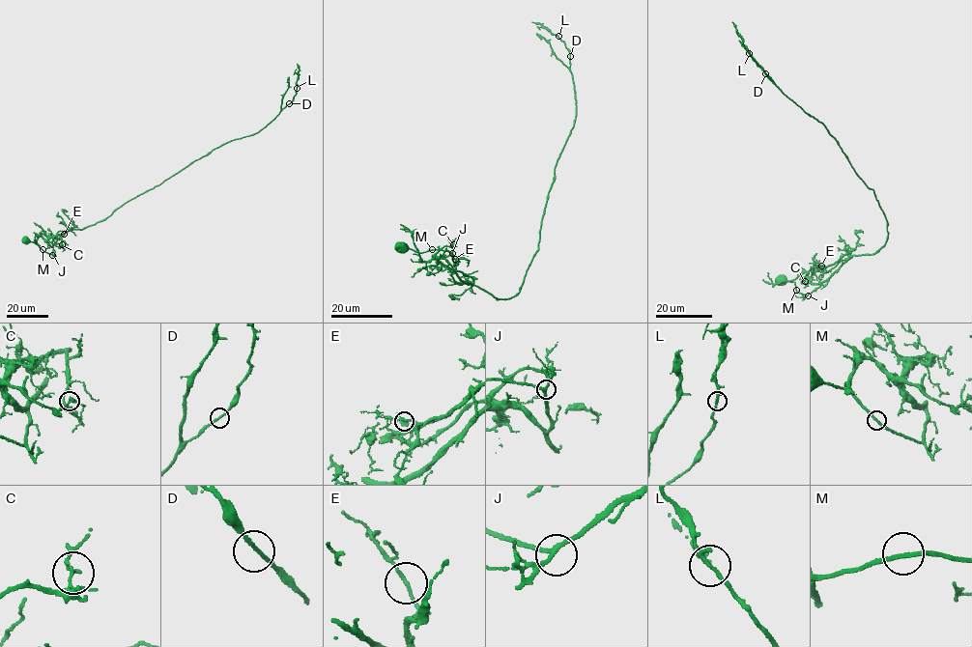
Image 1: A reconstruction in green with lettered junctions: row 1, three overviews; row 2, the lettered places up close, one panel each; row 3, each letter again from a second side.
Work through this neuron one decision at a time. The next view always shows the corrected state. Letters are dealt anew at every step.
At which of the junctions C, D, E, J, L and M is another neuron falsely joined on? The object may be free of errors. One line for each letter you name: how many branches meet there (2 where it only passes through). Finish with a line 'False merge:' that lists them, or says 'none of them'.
False merge: none of them

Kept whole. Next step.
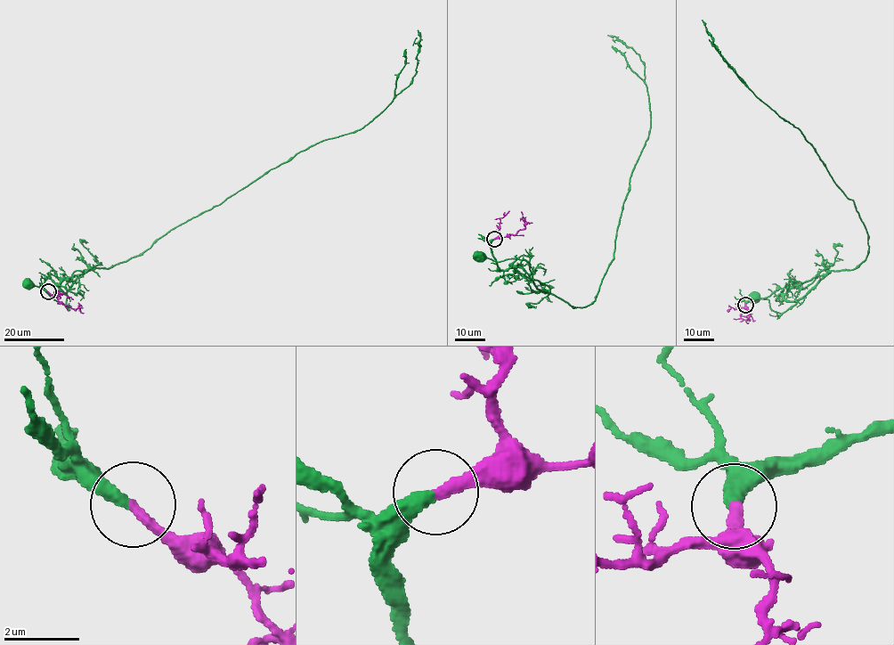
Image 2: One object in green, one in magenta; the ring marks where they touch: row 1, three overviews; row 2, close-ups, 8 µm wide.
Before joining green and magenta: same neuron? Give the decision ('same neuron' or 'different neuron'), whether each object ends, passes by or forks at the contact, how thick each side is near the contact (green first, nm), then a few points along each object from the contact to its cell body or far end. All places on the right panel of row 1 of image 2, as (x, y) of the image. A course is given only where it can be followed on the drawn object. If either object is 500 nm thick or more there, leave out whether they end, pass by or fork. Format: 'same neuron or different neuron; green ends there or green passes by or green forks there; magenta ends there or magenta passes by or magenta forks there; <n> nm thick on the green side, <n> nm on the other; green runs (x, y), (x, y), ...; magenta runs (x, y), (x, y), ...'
same neuron; green ends there; magenta ends there; 400 nm thick on the green side, 280 nm on the other; green runs (744, 305), (758, 298), (766, 298), (756, 300), (753, 297); magenta runs (745, 305), (751, 315), (749, 320), (734, 319)

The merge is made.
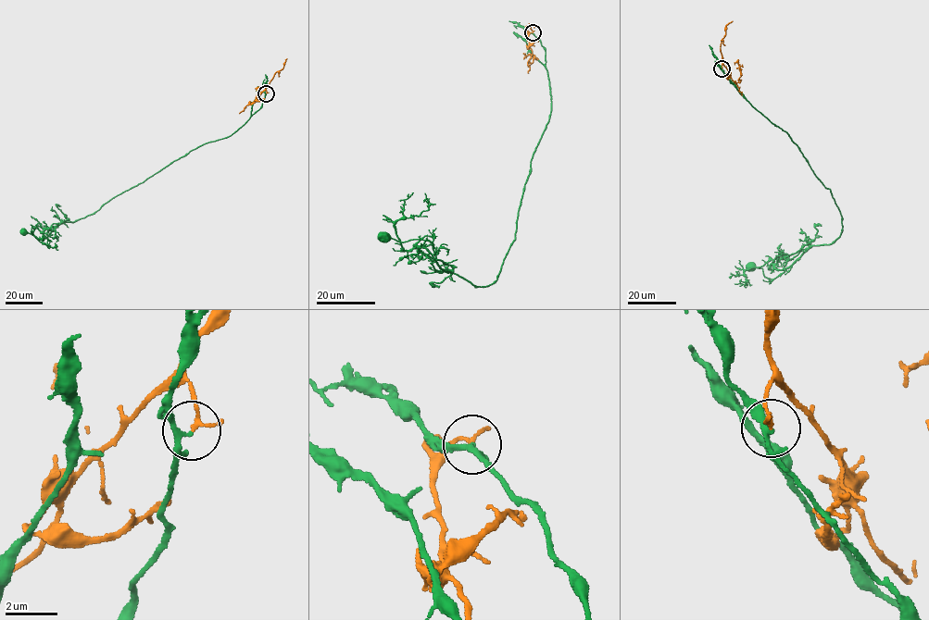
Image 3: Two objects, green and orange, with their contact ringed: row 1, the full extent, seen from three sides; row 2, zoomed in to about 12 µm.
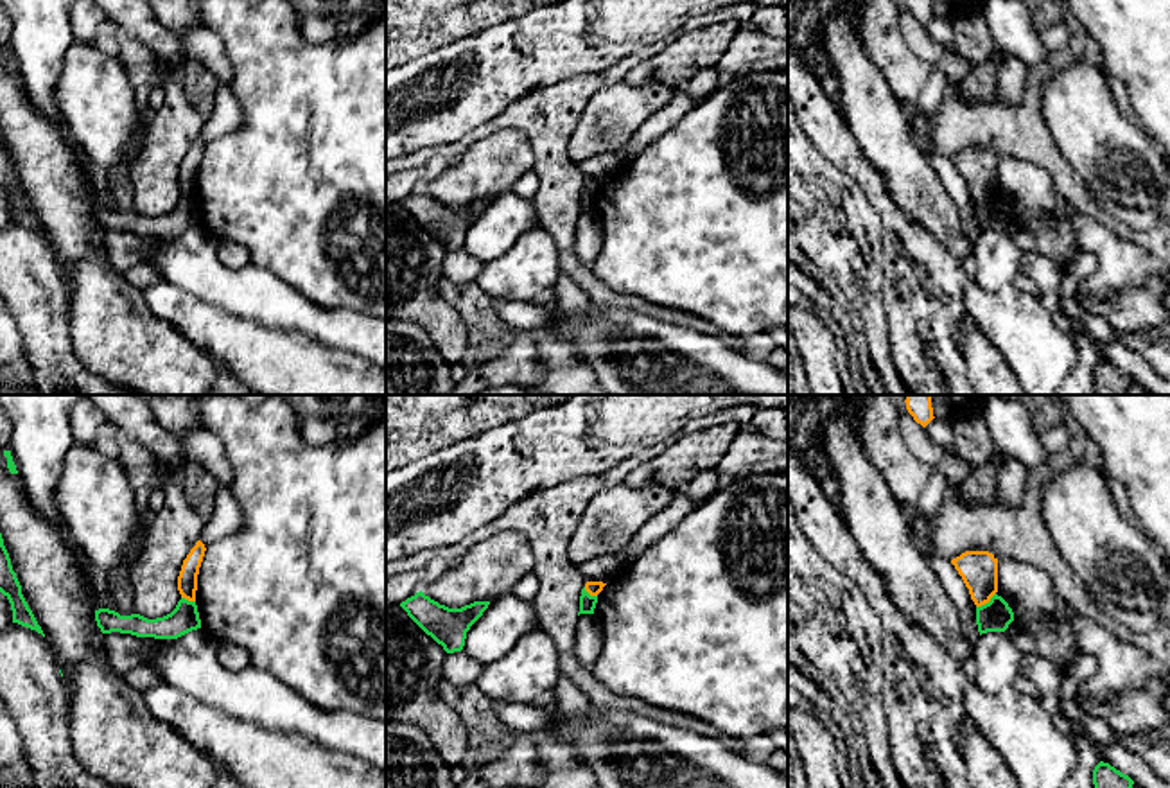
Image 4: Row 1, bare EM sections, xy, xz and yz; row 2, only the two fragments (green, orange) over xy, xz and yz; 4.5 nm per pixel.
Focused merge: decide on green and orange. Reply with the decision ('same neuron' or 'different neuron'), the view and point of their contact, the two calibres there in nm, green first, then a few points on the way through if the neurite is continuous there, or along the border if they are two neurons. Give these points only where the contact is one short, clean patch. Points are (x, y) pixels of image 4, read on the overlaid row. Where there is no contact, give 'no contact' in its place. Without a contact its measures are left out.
different neuron | yz (986, 604) | 140/170 nm | along yz (995, 593), (977, 607)

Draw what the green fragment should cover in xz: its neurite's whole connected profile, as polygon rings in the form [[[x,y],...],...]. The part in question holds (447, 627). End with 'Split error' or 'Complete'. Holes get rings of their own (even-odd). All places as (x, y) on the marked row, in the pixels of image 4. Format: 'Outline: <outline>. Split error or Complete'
Outline: [[[422,591],[400,603],[407,616],[447,653],[461,652],[467,632],[483,616],[490,601],[474,601],[461,609],[449,609]]]. Complete

